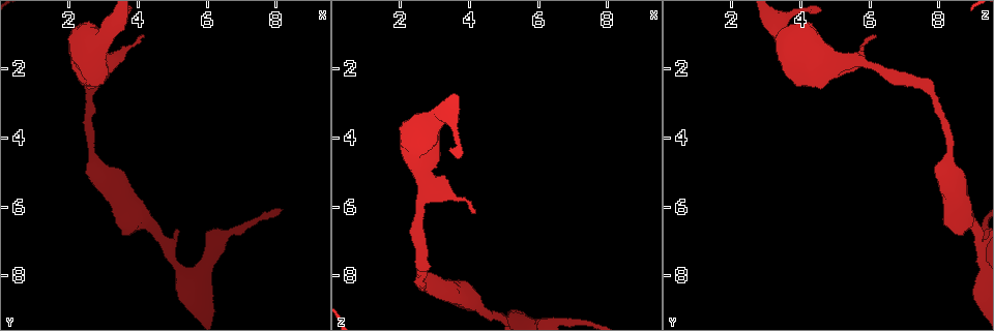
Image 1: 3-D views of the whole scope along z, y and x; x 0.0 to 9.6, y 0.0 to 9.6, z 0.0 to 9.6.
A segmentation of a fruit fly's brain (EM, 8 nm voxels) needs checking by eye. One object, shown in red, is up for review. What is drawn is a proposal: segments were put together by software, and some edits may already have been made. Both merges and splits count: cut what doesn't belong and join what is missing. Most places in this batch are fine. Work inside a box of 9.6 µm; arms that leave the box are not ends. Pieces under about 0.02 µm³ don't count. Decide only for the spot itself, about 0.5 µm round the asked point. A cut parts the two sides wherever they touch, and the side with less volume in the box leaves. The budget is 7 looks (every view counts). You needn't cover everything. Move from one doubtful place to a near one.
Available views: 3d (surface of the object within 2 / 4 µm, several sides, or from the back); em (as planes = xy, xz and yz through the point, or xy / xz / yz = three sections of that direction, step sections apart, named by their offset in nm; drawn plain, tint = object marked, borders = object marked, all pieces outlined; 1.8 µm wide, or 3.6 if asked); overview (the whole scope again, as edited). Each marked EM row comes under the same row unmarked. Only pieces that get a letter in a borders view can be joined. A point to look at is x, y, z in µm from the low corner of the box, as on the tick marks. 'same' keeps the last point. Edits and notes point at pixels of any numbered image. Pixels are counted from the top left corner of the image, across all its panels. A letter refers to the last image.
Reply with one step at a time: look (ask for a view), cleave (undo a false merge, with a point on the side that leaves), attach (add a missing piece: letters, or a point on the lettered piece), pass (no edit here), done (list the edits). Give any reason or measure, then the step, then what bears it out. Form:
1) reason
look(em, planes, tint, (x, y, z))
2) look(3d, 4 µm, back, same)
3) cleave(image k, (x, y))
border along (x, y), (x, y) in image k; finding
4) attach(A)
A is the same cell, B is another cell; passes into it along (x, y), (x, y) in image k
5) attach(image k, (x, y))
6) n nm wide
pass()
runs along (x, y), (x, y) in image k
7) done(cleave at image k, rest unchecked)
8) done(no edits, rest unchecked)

a fork
look(em, 3.6 µm, xy, step 8, tint, (2.70, 1.80, 5.35))

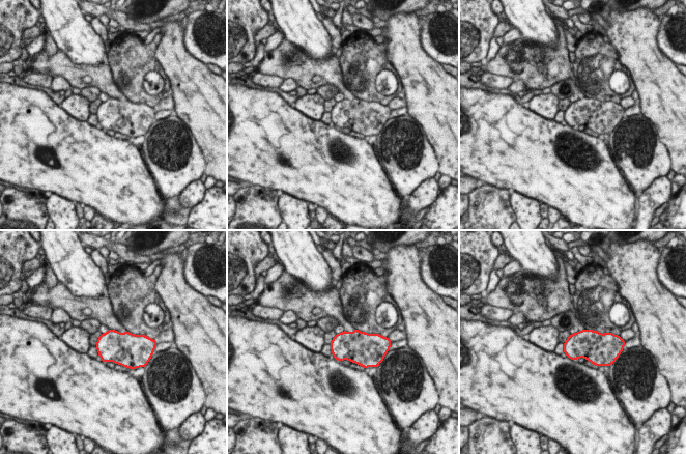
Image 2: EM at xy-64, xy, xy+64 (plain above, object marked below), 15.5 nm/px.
look(em, 3.6 µm, planes, tint, same)

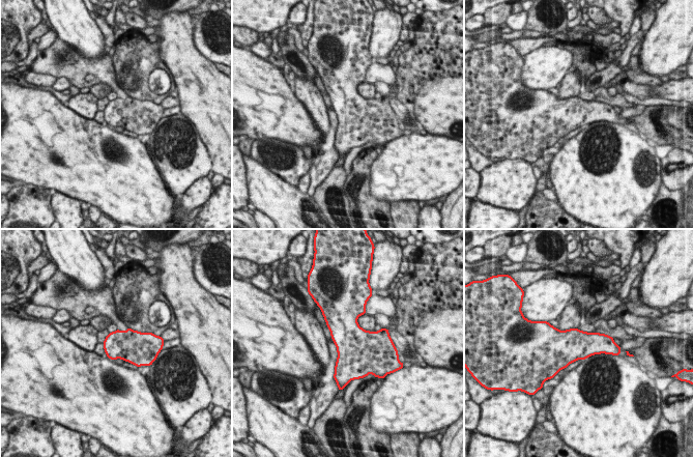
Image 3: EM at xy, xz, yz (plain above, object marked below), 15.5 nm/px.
see the neighbours
look(em, 3.6 µm, planes, borders, same)

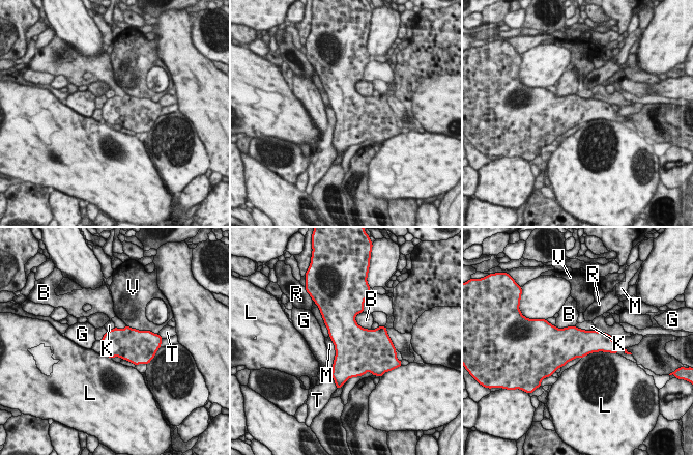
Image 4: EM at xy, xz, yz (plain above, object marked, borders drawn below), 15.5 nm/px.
M touches over 500 nm
pass()
B, G, K, L, M, R, T and V are other cells; continuous, no second cell

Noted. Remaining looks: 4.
calibre changes
look(em, 3.6 µm, yz, step 8, borders, (4.30, 6.50, 9.00))

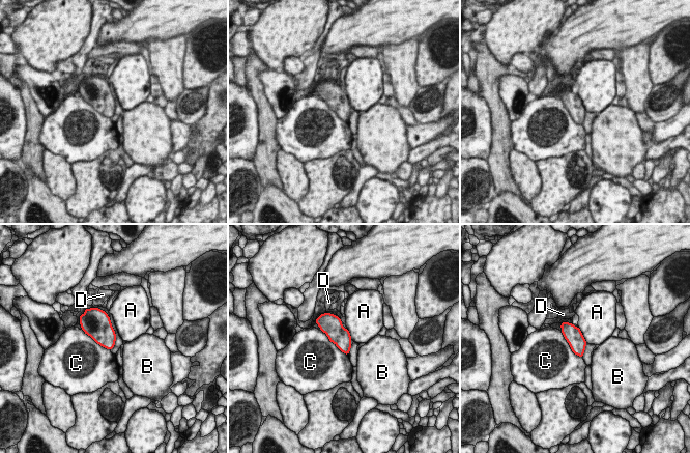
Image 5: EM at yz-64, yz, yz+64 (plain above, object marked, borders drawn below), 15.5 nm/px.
280 nm wide
pass()
A, B, C and D are other cells; border along (578, 328), (586, 342) in image 5; one cell here

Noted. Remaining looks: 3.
branch stops here
look(em, planes, borders, (4.20, 1.05, 6.15))

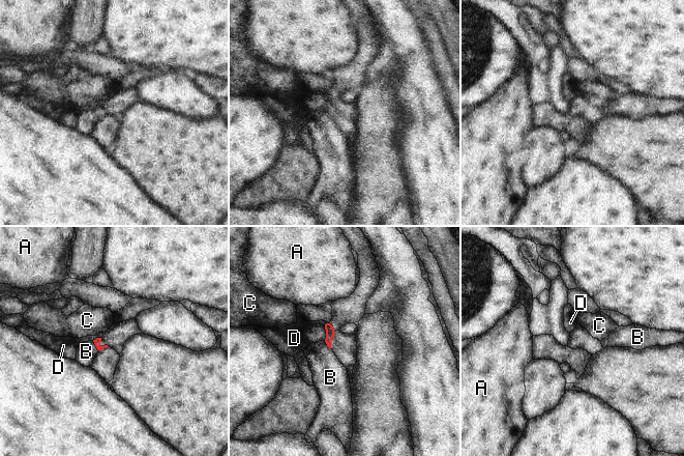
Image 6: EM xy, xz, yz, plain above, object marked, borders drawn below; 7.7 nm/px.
pass()
A, B, C and D are other cells; border along (324, 321), (327, 333), (325, 340) in image 6; none of them fits

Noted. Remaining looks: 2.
done(no edits, rest unchecked)

